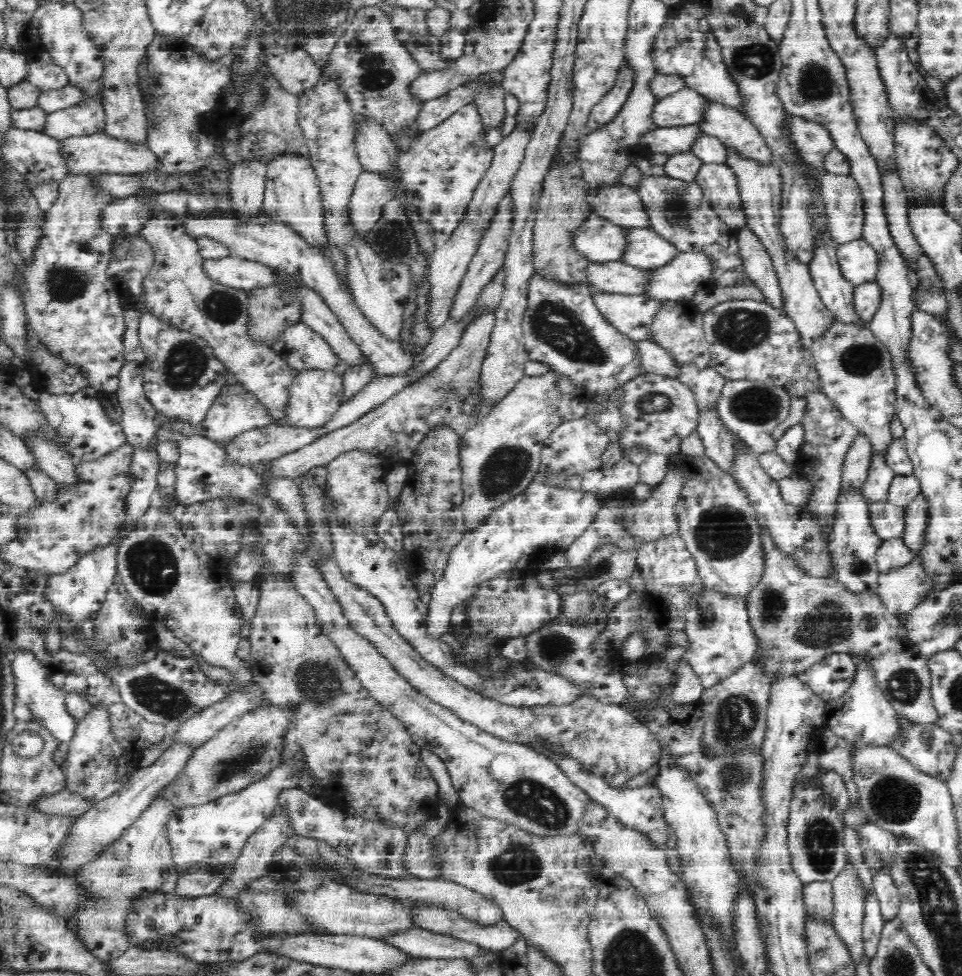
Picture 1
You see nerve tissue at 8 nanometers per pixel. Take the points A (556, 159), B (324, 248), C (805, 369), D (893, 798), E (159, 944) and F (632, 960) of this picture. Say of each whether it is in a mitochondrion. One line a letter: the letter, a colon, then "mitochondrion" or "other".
A: other
B: other
C: other
D: mitochondrion
E: other
F: mitochondrion

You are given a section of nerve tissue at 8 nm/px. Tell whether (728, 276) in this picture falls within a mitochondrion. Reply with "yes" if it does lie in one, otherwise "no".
no

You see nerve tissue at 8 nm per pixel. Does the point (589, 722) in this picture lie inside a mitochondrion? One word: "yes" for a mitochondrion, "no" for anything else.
no

